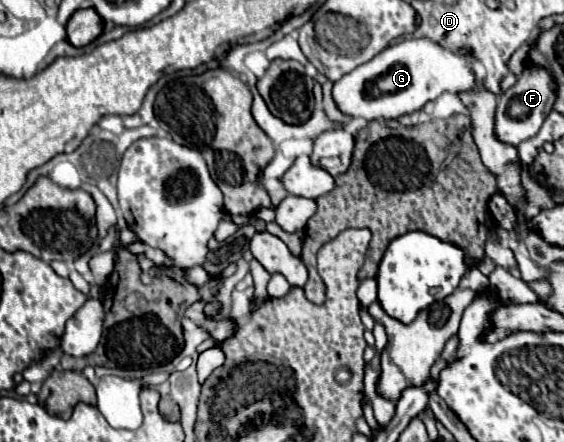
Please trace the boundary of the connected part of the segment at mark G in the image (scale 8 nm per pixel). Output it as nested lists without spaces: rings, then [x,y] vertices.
[[[405,39],[389,45],[369,63],[343,75],[333,85],[333,99],[337,107],[351,117],[397,119],[401,115],[419,111],[425,103],[435,101],[443,93],[459,95],[477,89],[477,77],[469,63],[471,51],[445,49],[431,39]]]

